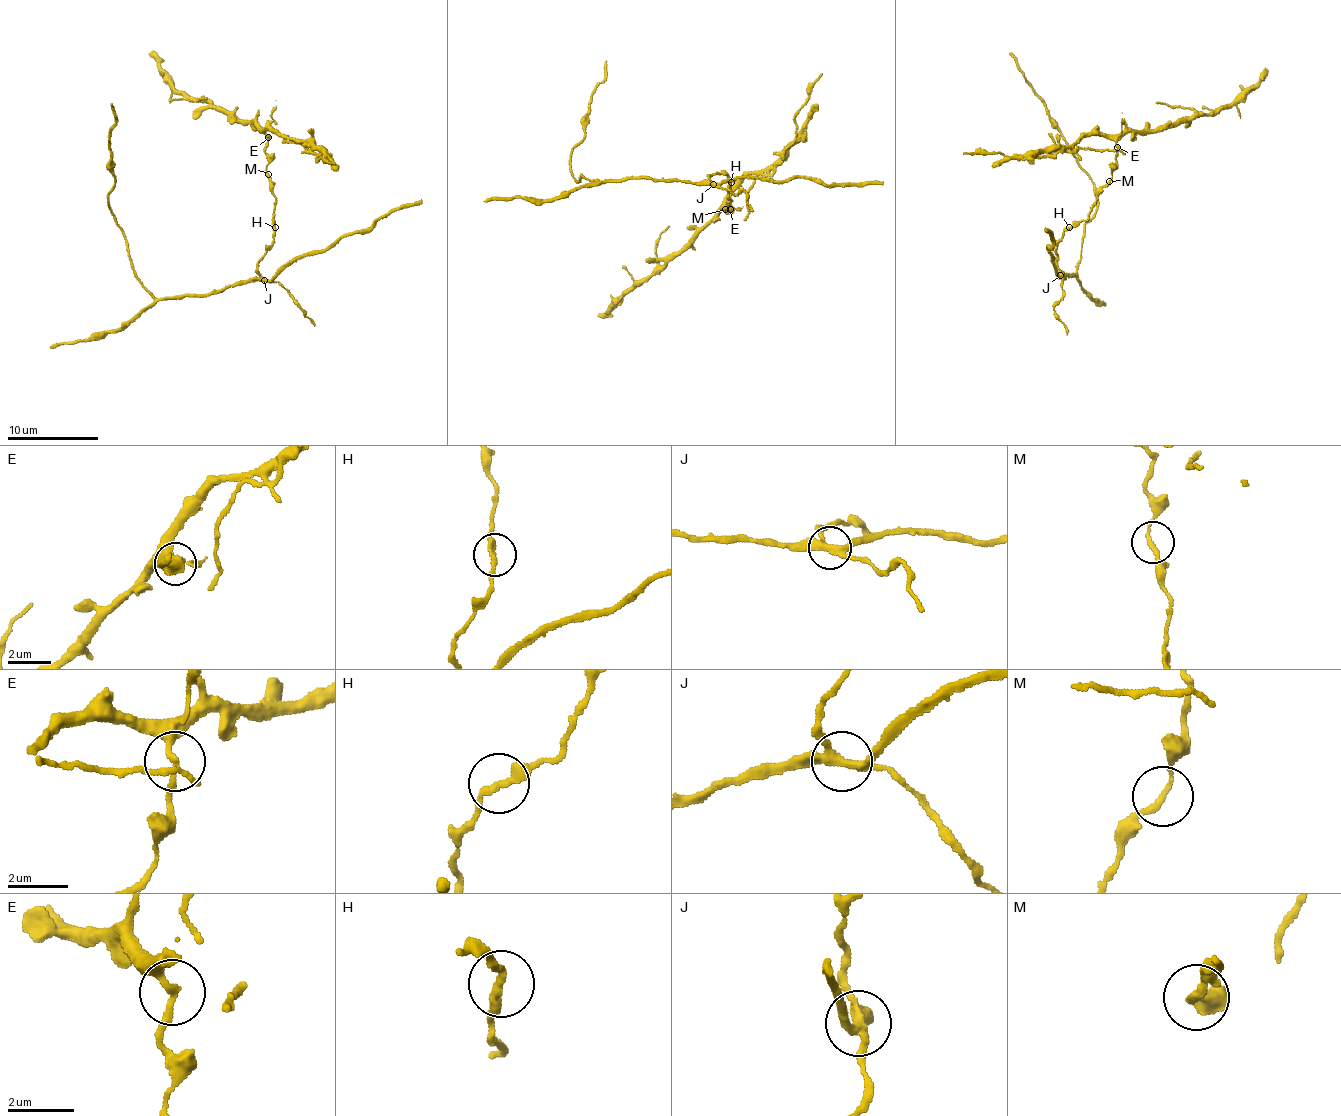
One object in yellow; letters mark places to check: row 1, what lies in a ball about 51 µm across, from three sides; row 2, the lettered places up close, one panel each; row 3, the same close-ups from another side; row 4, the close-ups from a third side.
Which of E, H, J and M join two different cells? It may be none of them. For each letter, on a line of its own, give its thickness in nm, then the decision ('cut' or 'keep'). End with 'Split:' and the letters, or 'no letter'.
E: 200 nm thick; cut
H: 240 nm thick; keep
J: 280 nm thick; cut
M: 190 nm thick; keep
Split: E, J

